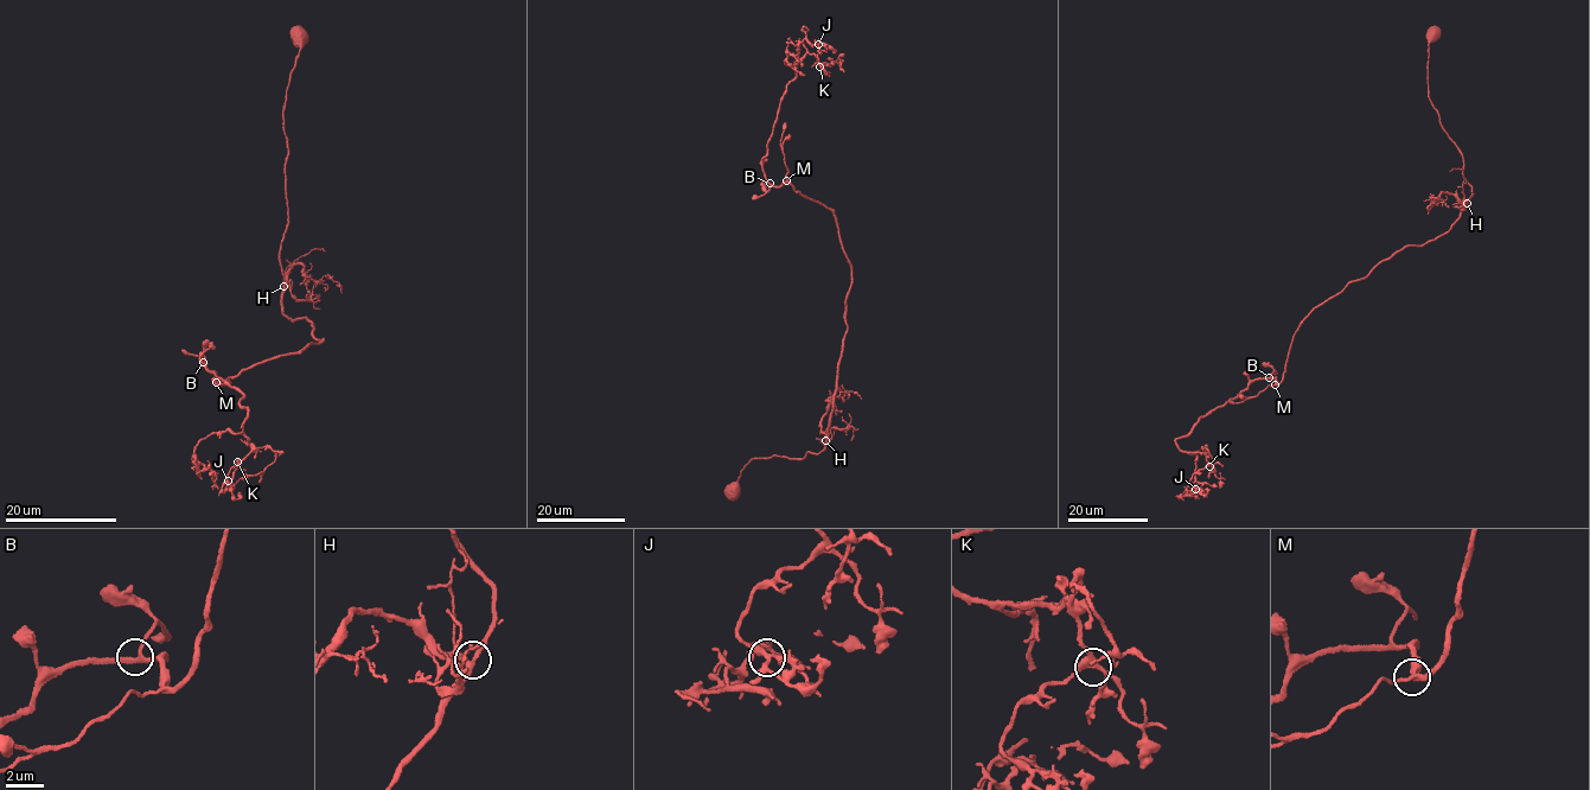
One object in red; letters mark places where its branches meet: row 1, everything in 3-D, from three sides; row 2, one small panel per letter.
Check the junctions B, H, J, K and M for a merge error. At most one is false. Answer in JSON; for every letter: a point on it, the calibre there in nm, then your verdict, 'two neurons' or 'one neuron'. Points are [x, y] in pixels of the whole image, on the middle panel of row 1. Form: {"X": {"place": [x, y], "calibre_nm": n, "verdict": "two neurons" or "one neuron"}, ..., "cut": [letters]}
{"B": {"place": [770, 183], "calibre_nm": 240, "verdict": "one neuron"}, "H": {"place": [825, 440], "calibre_nm": 240, "verdict": "one neuron"}, "J": {"place": [818, 44], "calibre_nm": 280, "verdict": "one neuron"}, "K": {"place": [819, 67], "calibre_nm": 320, "verdict": "one neuron"}, "M": {"place": [786, 180], "calibre_nm": 240, "verdict": "one neuron"}, "cut": []}

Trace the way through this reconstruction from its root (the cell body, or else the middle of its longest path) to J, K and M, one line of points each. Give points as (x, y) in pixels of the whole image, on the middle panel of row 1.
J: (730, 490), (753, 458), (828, 438), (853, 271), (830, 210), (761, 161), (800, 43), (821, 65), (818, 44)
K: (730, 490), (753, 458), (828, 438), (853, 271), (830, 210), (761, 161), (802, 42), (819, 67)
M: (730, 490), (753, 458), (803, 458), (809, 451), (819, 452), (834, 409), (853, 271), (831, 211), (786, 180)

